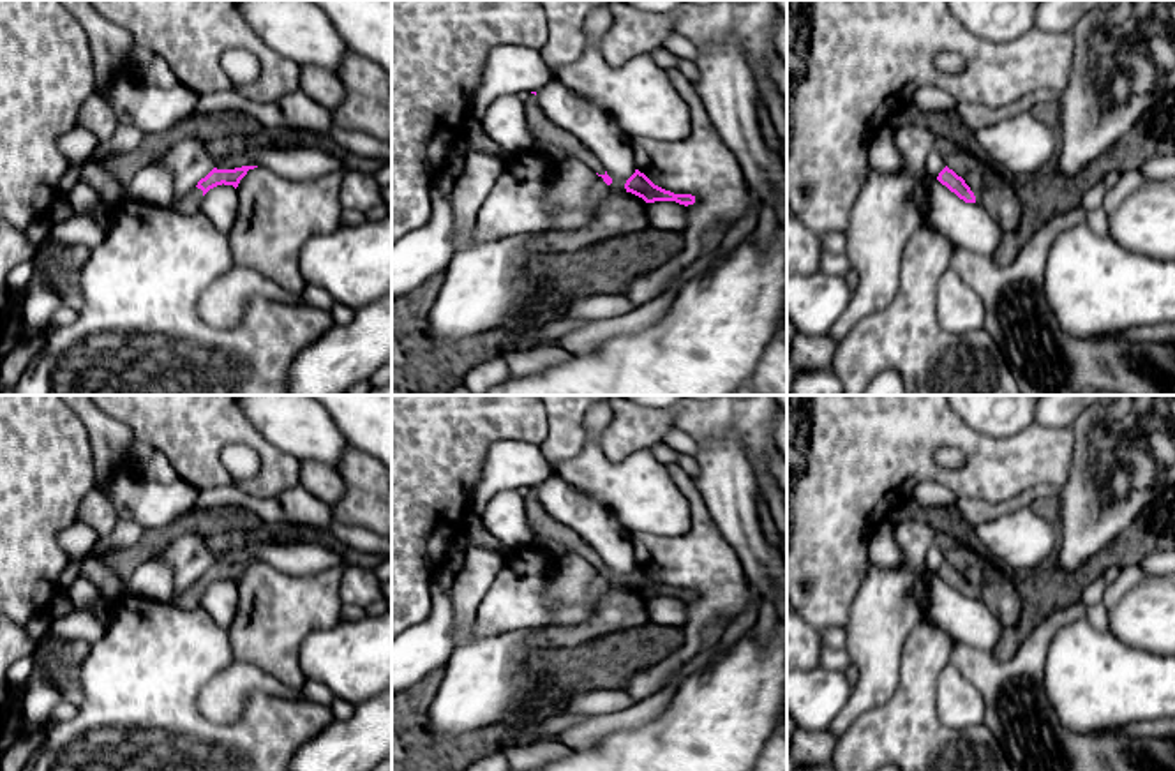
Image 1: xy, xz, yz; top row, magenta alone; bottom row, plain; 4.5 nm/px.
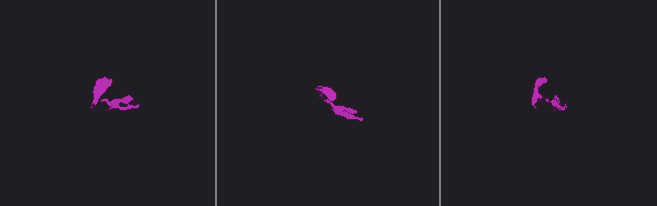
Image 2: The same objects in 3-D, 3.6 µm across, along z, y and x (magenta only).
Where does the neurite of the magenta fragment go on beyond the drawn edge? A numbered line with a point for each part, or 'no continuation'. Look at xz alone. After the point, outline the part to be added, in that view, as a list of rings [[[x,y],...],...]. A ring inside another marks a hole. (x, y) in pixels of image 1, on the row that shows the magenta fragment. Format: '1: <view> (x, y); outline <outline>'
1: xz (542, 129); outline [[[531,94],[524,106],[528,129],[533,134],[535,141],[554,145],[561,148],[566,153],[566,157],[580,159],[595,173],[605,175],[605,168],[602,166],[598,157],[579,138],[558,127],[543,115],[535,94]]]

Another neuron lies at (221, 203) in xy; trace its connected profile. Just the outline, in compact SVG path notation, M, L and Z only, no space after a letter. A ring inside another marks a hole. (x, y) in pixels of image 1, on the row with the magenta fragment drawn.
M217 185L210 189L201 201L199 208L213 226L229 235L238 212L238 196L233 185Z

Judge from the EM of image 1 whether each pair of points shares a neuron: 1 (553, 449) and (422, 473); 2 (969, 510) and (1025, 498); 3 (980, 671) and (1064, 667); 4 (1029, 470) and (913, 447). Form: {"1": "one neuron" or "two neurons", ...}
{"1": "two neurons", "2": "one neuron", "3": "two neurons", "4": "one neuron"}

